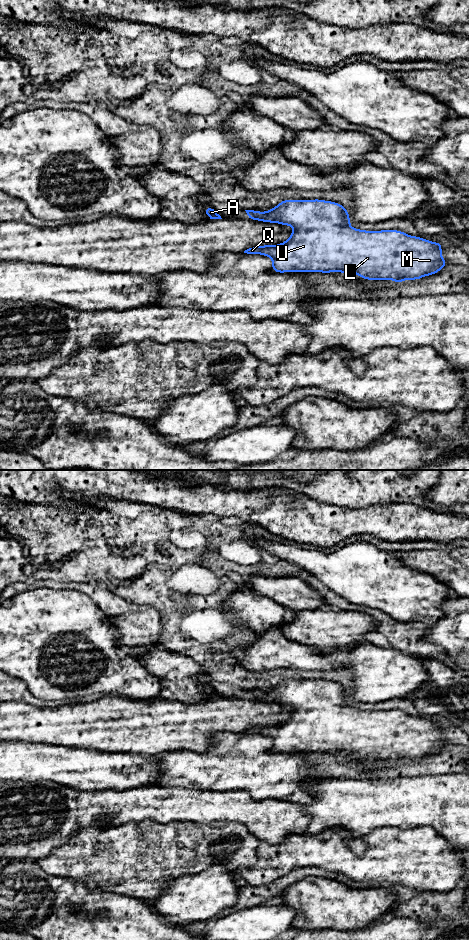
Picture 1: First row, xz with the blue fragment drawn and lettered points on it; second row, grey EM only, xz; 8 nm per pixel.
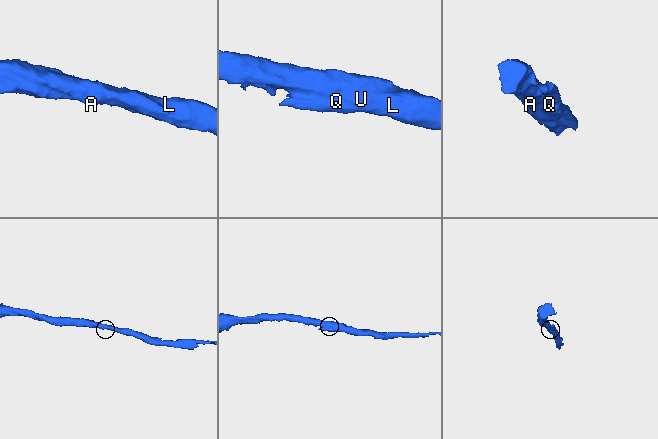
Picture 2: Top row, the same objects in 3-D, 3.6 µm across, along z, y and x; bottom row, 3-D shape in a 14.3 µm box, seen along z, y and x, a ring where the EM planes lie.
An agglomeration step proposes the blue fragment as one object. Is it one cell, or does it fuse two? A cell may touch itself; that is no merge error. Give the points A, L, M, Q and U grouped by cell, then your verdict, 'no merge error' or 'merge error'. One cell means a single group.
A L M Q U | no merge error

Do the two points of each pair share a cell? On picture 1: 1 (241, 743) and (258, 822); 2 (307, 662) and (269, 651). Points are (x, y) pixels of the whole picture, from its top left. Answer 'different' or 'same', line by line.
1: different
2: same

